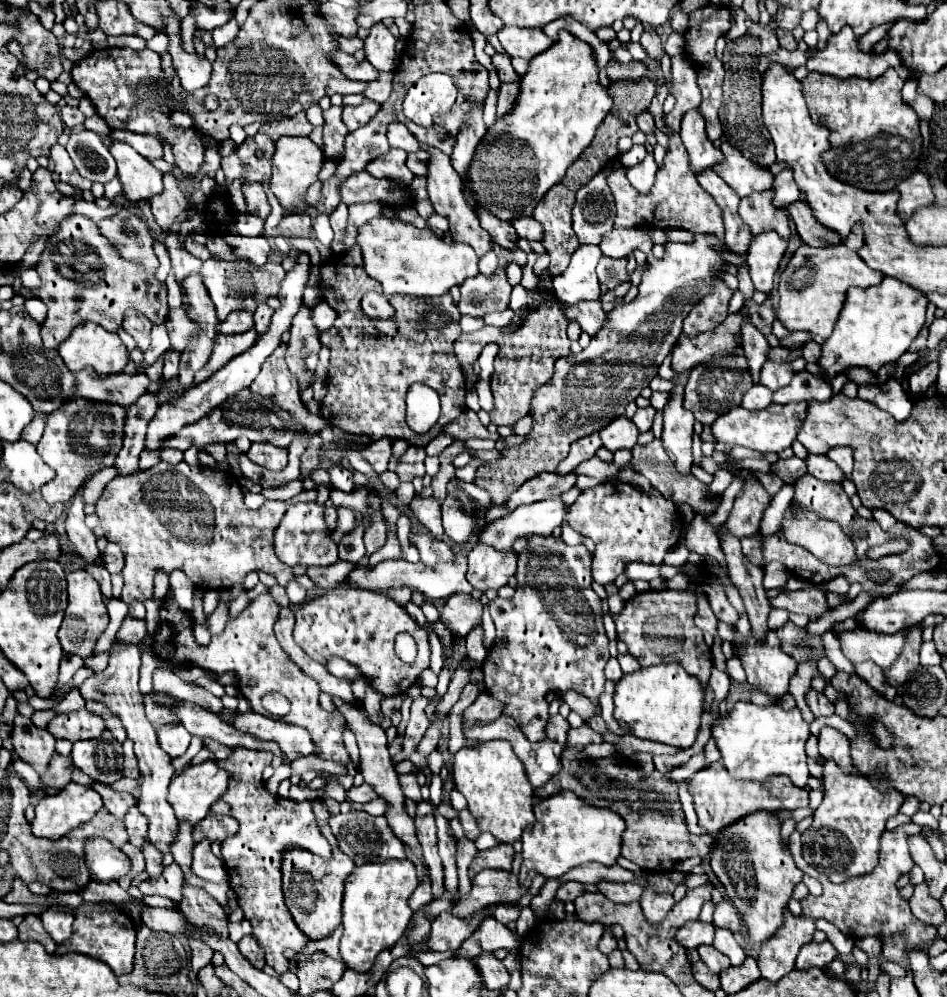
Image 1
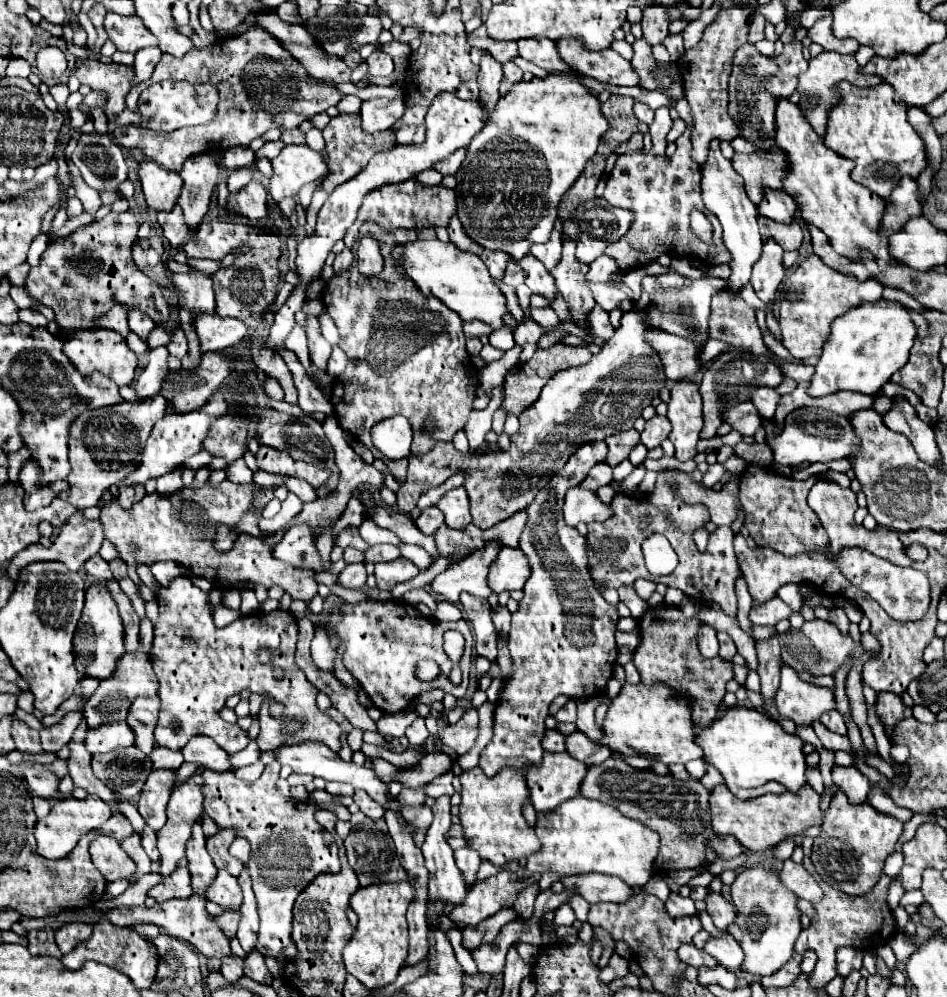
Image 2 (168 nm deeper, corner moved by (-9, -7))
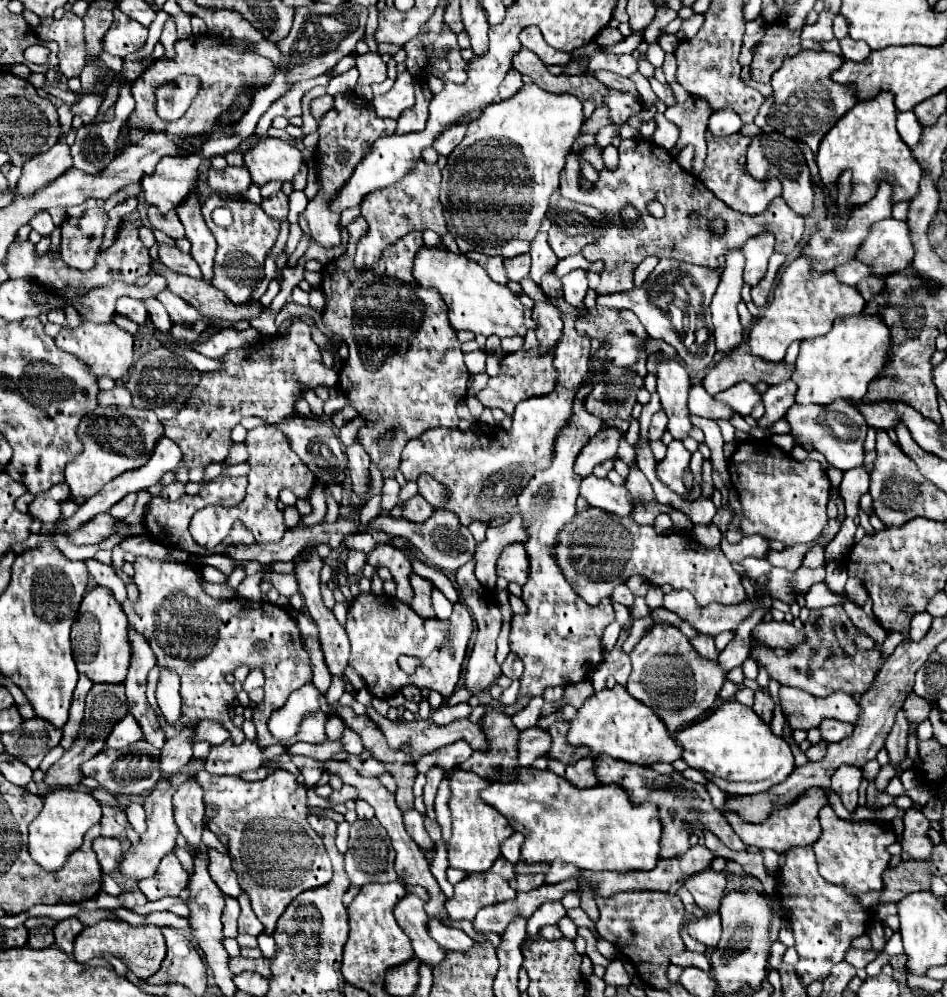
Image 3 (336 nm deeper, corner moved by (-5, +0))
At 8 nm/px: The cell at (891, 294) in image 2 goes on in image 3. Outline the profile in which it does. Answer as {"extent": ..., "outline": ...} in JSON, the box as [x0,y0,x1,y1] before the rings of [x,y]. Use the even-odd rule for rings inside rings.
{"extent":[835,260,875,286],"outline":[[[853,260],[851,264],[843,264],[843,266],[835,268],[835,272],[837,272],[839,280],[849,286],[857,286],[863,278],[875,278],[871,268],[859,260]]]}

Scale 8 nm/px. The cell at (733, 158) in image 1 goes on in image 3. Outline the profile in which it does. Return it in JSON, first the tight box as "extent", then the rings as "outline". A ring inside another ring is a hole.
{"extent":[745,132,813,216],"outline":[[[771,132],[771,134],[763,134],[751,140],[749,148],[747,148],[747,158],[745,158],[745,172],[749,172],[753,178],[763,180],[769,176],[775,176],[781,180],[783,184],[783,198],[785,202],[801,216],[811,214],[813,210],[813,184],[811,184],[811,176],[807,172],[807,164],[803,160],[803,154],[799,152],[799,146],[795,144],[795,140],[783,136],[781,132]]]}

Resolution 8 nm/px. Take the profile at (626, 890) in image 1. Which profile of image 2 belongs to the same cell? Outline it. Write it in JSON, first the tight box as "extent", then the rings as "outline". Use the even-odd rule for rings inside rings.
{"extent":[561,875,633,903],"outline":[[[569,875],[567,879],[561,879],[565,889],[581,895],[587,903],[624,903],[633,895],[633,889],[627,887],[619,877],[611,875]]]}

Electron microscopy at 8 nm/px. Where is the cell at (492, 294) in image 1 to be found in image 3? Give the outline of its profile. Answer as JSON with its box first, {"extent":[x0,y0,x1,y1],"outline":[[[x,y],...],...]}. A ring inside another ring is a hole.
{"extent":[503,254,529,282],"outline":[[[519,254],[515,258],[505,258],[503,261],[507,277],[510,281],[520,282],[529,272],[529,254]]]}

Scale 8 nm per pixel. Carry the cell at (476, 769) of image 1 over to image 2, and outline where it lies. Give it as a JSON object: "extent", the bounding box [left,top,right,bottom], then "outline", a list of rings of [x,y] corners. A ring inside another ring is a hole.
{"extent":[459,767,539,867],"outline":[[[481,767],[461,773],[461,803],[459,821],[463,827],[463,837],[469,849],[475,849],[483,861],[503,867],[509,859],[525,859],[539,851],[539,839],[535,829],[527,827],[521,805],[529,797],[529,787],[525,777],[515,769],[503,769],[495,777],[487,777]]]}

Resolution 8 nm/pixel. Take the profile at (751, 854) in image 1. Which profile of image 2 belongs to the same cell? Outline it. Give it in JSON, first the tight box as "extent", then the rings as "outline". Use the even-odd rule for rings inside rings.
{"extent":[727,865,801,977],"outline":[[[757,865],[755,869],[745,869],[739,873],[737,881],[731,885],[731,897],[737,909],[737,917],[735,923],[727,927],[727,931],[735,937],[745,953],[741,969],[755,977],[773,975],[791,959],[793,945],[801,933],[801,913],[795,905],[797,897],[781,885],[777,871],[765,865]]]}

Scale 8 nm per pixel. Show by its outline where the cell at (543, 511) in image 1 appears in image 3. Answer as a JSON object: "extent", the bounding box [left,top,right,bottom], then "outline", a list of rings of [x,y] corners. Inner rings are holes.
{"extent":[579,474,633,516],"outline":[[[593,474],[581,480],[579,494],[589,502],[589,506],[601,508],[617,516],[627,516],[633,508],[623,486],[613,486],[607,478],[597,478]]]}

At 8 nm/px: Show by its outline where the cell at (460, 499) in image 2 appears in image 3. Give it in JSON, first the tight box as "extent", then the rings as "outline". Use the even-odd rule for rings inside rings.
{"extent":[417,474,447,508],"outline":[[[421,474],[417,478],[417,484],[419,484],[419,494],[425,496],[431,506],[441,508],[441,506],[447,504],[447,490],[445,490],[445,486],[441,486],[433,476]]]}

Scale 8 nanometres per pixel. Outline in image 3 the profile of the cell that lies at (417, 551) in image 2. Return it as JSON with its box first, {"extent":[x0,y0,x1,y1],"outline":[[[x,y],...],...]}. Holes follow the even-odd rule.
{"extent":[431,588,453,618],"outline":[[[433,588],[431,592],[431,602],[433,602],[433,610],[437,618],[449,618],[453,612],[453,602],[437,588]]]}

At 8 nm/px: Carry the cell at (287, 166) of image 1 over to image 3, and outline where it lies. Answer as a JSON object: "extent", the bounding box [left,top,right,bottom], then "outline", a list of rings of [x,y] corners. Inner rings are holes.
{"extent":[245,138,305,186],"outline":[[[265,138],[245,152],[245,166],[253,178],[253,184],[263,186],[273,180],[291,182],[305,166],[305,158],[303,152],[289,142]]]}

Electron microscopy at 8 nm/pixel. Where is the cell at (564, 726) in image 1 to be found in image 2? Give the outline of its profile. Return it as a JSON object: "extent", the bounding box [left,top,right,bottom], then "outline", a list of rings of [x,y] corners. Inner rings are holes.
{"extent":[541,729,565,753],"outline":[[[551,729],[551,731],[545,731],[545,737],[541,739],[541,745],[545,751],[551,751],[551,753],[559,753],[559,751],[565,751],[565,735],[559,733],[557,729]]]}

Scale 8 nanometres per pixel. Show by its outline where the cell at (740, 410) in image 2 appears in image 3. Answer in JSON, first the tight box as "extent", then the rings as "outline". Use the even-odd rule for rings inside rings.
{"extent":[689,386,735,420],"outline":[[[693,386],[689,392],[689,412],[711,418],[711,420],[731,420],[735,410],[719,400],[715,400],[703,386]]]}

